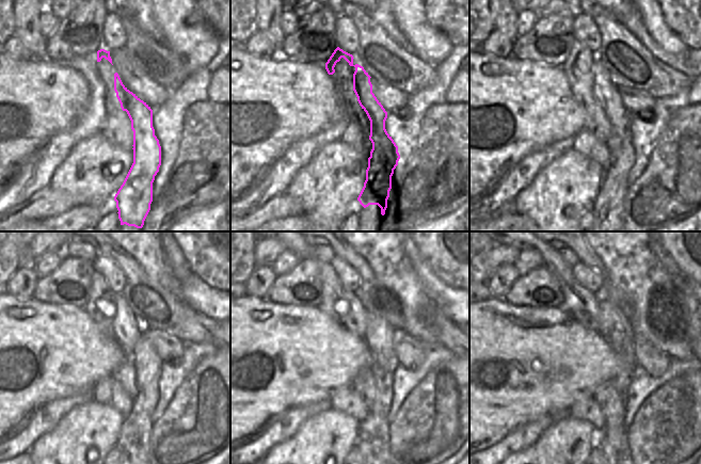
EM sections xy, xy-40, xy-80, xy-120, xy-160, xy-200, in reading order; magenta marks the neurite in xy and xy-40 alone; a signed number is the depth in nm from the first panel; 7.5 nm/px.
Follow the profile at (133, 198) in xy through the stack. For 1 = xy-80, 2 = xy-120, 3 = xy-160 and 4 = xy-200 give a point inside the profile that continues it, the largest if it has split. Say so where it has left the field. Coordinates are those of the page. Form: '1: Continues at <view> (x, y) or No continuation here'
1: Continues at xy-80 (606, 93)
2: Continues at xy-120 (126, 332)
3: Continues at xy-160 (355, 320)
4: Continues at xy-200 (588, 315)

